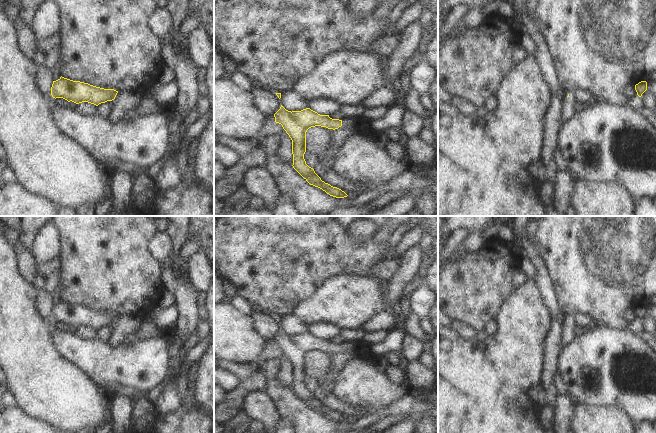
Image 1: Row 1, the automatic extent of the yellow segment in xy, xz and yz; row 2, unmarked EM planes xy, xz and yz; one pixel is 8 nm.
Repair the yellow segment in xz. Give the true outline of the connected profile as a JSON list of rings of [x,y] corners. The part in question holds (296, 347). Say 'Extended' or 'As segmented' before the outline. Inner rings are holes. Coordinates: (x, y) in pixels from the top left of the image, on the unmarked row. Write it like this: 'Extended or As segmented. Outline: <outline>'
Extended. Outline: [[[282,329],[274,338],[275,346],[282,349],[283,353],[292,364],[293,392],[310,408],[325,415],[330,420],[344,422],[348,419],[337,411],[325,407],[315,397],[314,393],[306,388],[306,356],[315,350],[328,353],[345,353],[356,347],[355,343],[345,341],[342,344],[332,343],[329,339],[320,339],[310,332],[301,335],[288,335]]]

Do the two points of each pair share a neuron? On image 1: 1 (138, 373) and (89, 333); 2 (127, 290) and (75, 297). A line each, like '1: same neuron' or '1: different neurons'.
1: different neurons
2: same neuron

